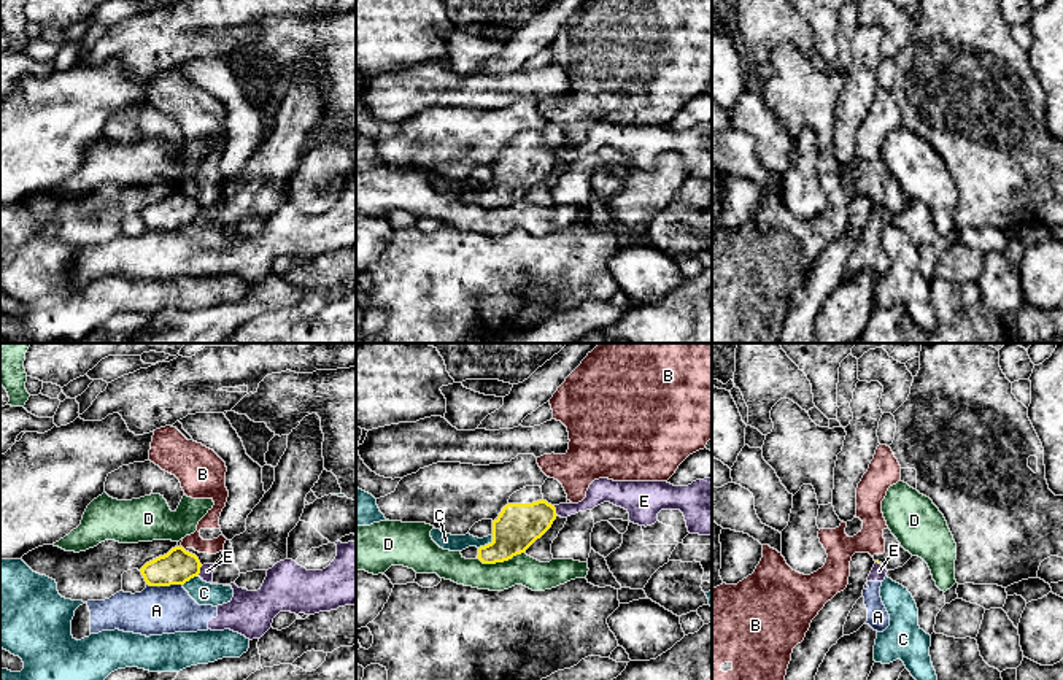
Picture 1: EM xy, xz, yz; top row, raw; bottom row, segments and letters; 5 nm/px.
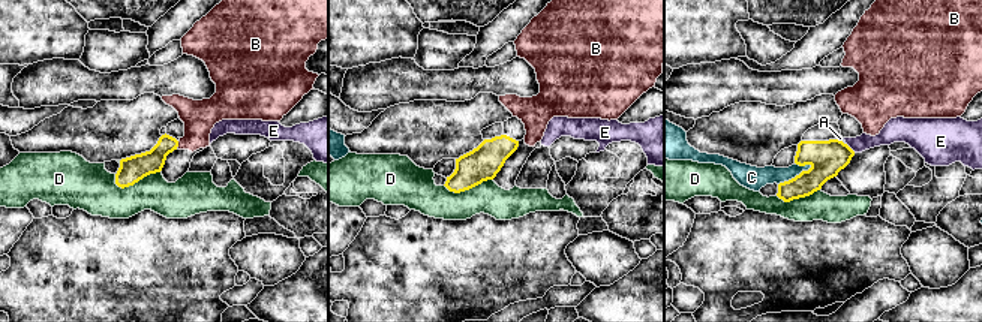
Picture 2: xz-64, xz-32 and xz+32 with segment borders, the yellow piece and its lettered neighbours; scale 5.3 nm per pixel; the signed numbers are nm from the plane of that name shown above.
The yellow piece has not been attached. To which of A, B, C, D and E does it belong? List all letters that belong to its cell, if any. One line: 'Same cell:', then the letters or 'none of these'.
Same cell: none of these

